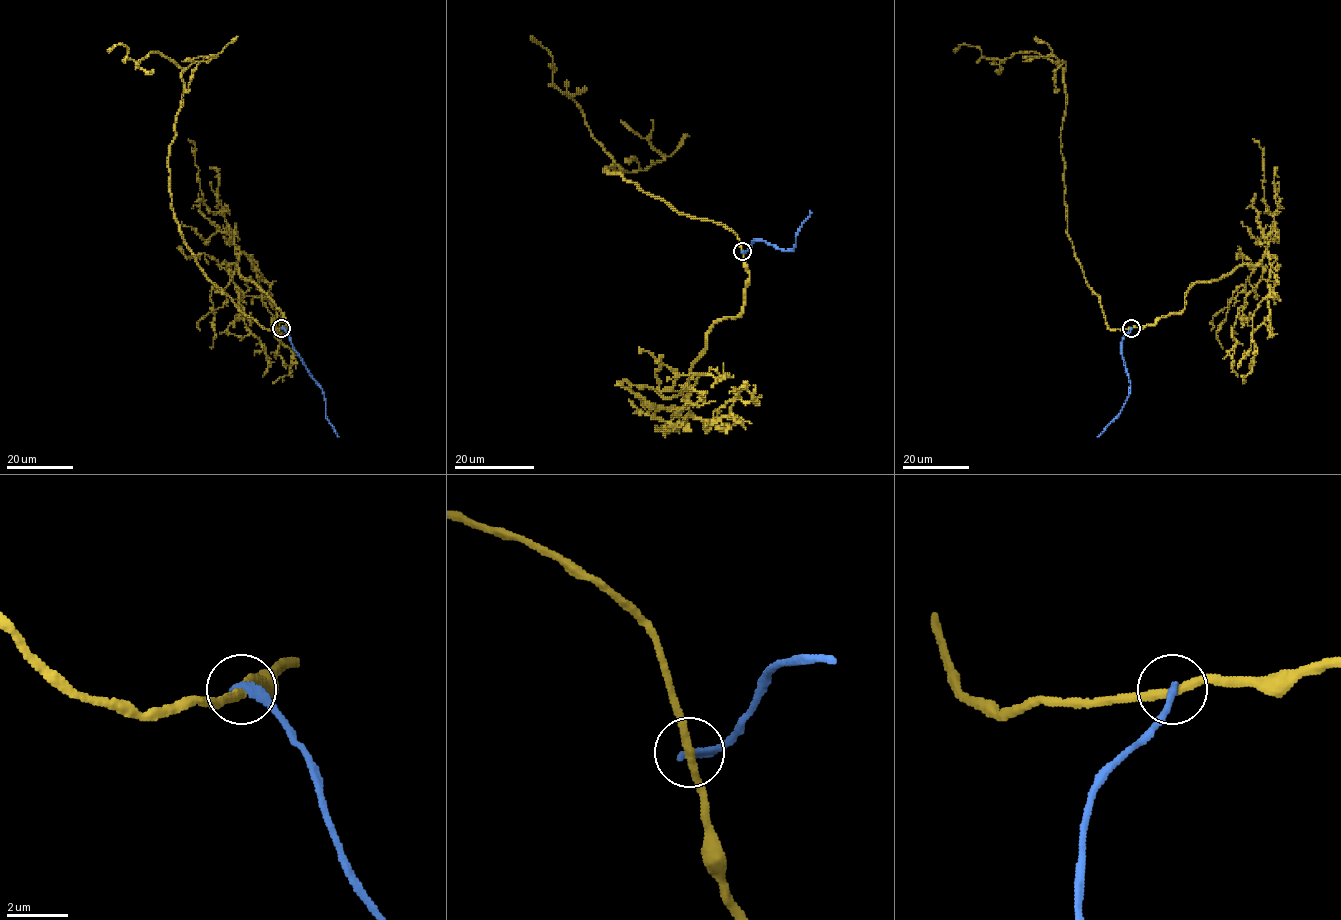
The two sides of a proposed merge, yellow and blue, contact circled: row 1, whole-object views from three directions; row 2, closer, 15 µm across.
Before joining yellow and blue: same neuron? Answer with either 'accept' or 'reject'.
reject

